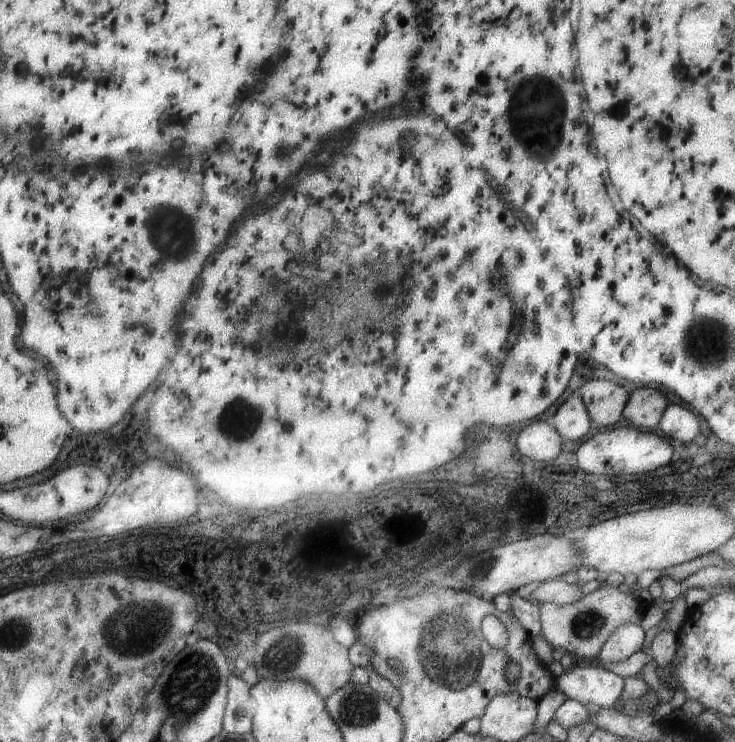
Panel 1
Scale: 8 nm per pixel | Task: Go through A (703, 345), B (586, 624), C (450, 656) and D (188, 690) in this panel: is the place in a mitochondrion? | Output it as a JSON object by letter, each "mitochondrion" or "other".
{"A":"mitochondrion","B":"mitochondrion","C":"mitochondrion","D":"mitochondrion"}

